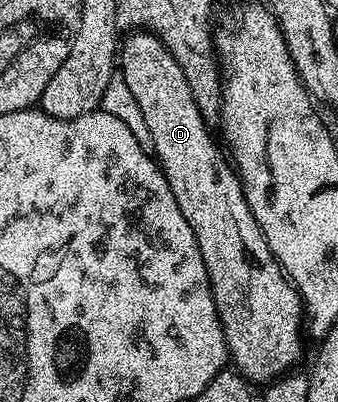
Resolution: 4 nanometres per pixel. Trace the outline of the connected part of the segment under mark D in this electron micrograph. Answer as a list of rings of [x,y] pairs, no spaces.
[[[130,32],[125,35],[125,38],[126,43],[123,46],[121,43],[120,46],[120,75],[125,84],[128,84],[128,89],[132,92],[133,99],[140,106],[141,115],[144,116],[145,123],[148,124],[148,133],[151,136],[149,149],[152,151],[158,165],[161,166],[162,175],[168,180],[168,188],[172,190],[172,196],[176,196],[176,204],[180,204],[180,212],[184,212],[184,220],[188,220],[188,224],[196,236],[196,244],[200,248],[200,256],[204,256],[204,268],[208,272],[208,280],[212,288],[216,310],[224,328],[229,361],[232,363],[233,369],[241,374],[247,383],[255,384],[254,382],[262,382],[261,384],[269,384],[291,373],[297,367],[294,365],[302,358],[302,334],[304,338],[304,307],[302,298],[299,296],[297,288],[290,283],[290,279],[282,271],[282,265],[272,256],[272,252],[262,235],[260,224],[254,219],[246,203],[246,197],[242,191],[242,179],[239,178],[237,169],[228,161],[227,155],[220,149],[216,138],[216,143],[214,143],[214,138],[210,135],[209,128],[206,127],[209,126],[207,119],[203,118],[200,108],[196,108],[196,100],[192,96],[192,88],[188,88],[188,80],[184,80],[184,72],[180,72],[180,64],[176,64],[172,52],[168,52],[168,48],[164,48],[162,41],[154,34]]]

